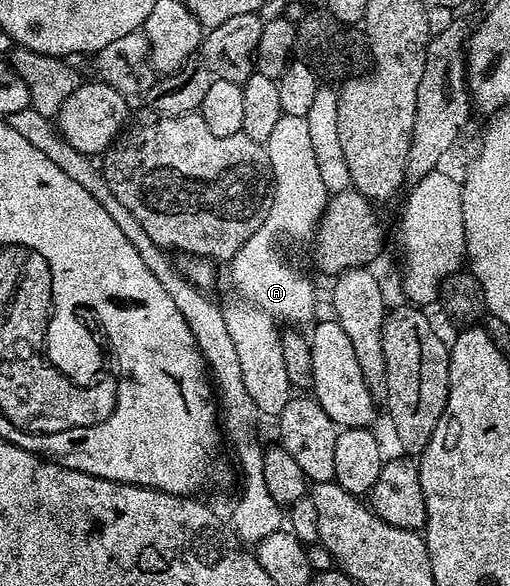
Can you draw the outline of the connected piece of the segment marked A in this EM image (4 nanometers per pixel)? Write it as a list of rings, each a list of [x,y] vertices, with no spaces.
[[[283,114],[282,119],[276,124],[272,136],[268,136],[265,148],[266,154],[270,158],[272,164],[272,172],[274,173],[274,199],[272,200],[272,208],[268,212],[268,216],[264,220],[264,224],[260,228],[256,228],[256,232],[252,232],[252,236],[244,244],[244,248],[240,248],[240,252],[236,252],[236,256],[229,259],[228,266],[230,266],[230,282],[234,285],[234,292],[238,298],[234,298],[230,303],[225,303],[224,306],[224,324],[228,324],[228,332],[232,336],[232,344],[236,348],[236,357],[240,359],[240,376],[244,376],[244,388],[248,388],[248,396],[252,396],[252,400],[256,404],[256,408],[263,415],[270,414],[270,416],[277,416],[284,408],[284,404],[288,404],[288,400],[292,396],[292,387],[288,380],[288,371],[284,368],[284,360],[282,359],[282,336],[280,333],[280,326],[277,326],[274,321],[279,318],[280,321],[286,322],[282,324],[302,324],[298,322],[306,322],[314,314],[314,286],[297,270],[294,266],[289,266],[288,263],[282,262],[282,254],[278,251],[278,241],[281,238],[291,238],[294,242],[302,242],[313,239],[317,229],[318,223],[322,221],[322,214],[326,211],[326,203],[328,201],[328,193],[326,194],[326,178],[322,175],[322,166],[318,163],[318,154],[314,151],[314,134],[310,131],[310,118],[301,118],[300,116],[288,116]]]

